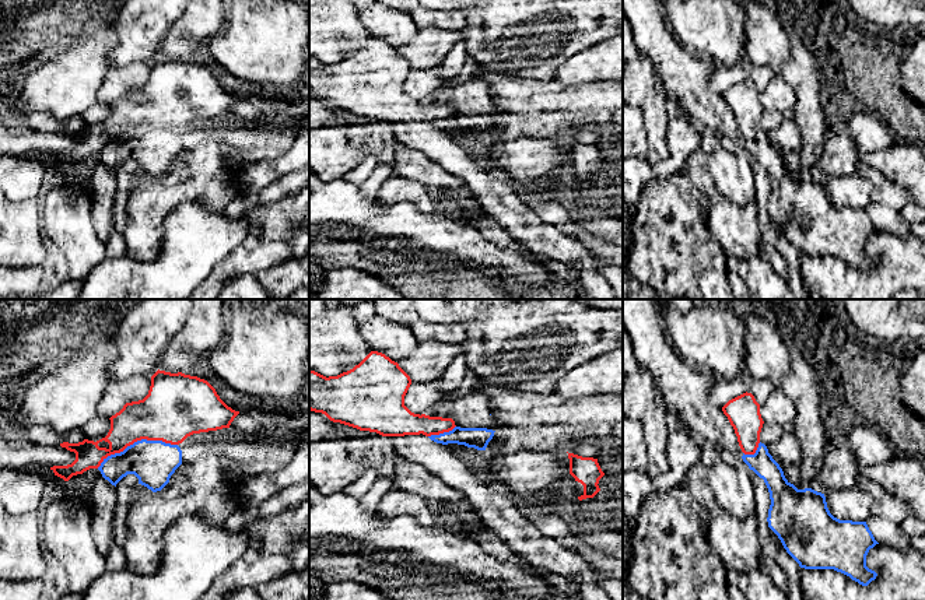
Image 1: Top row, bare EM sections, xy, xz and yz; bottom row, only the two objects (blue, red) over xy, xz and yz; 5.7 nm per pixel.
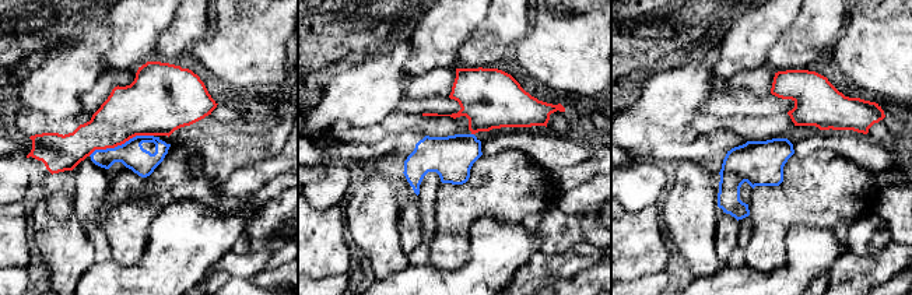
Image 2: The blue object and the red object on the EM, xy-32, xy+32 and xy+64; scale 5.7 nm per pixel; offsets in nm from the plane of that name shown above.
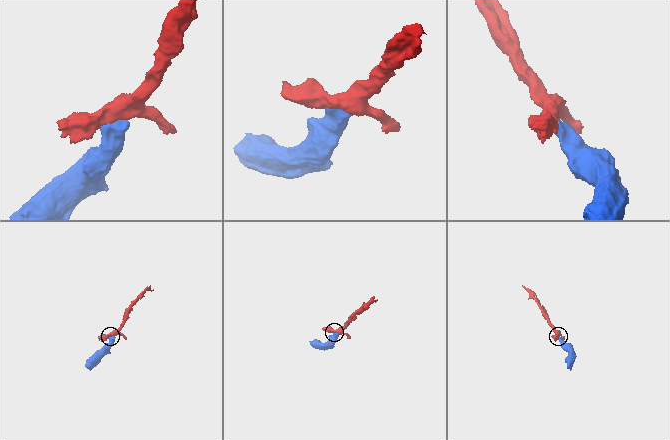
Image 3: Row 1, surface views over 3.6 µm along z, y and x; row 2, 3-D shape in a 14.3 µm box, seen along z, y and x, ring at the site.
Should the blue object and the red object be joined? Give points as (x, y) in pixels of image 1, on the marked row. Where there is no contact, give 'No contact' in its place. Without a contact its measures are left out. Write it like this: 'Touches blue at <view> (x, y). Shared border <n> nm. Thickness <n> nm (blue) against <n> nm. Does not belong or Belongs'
Touches blue at xy (137, 441). Shared border 480 nm. Thickness 260 nm (blue) against 340 nm. Does not belong

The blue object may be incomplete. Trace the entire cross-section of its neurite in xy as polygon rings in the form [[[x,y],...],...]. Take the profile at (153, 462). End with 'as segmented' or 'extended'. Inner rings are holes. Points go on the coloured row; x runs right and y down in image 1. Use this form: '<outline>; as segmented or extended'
[[[141,439],[104,459],[98,470],[115,487],[127,474],[134,474],[139,484],[157,492],[169,483],[181,464],[182,450],[178,445]]]; as segmented

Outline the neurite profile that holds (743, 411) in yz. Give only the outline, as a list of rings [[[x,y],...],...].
[[[743,393],[729,400],[722,407],[730,425],[737,436],[739,446],[744,455],[754,455],[760,443],[760,432],[763,428],[763,418],[760,414],[760,404],[751,393]]]

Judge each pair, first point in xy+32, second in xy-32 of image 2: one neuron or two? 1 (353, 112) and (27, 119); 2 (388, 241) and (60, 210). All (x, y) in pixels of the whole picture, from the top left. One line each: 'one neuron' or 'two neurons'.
1: two neurons
2: two neurons

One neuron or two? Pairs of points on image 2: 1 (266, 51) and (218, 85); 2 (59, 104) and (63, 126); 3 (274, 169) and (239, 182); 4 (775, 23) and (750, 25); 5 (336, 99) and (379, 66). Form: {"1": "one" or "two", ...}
{"1": "one", "2": "two", "3": "one", "4": "one", "5": "one"}

